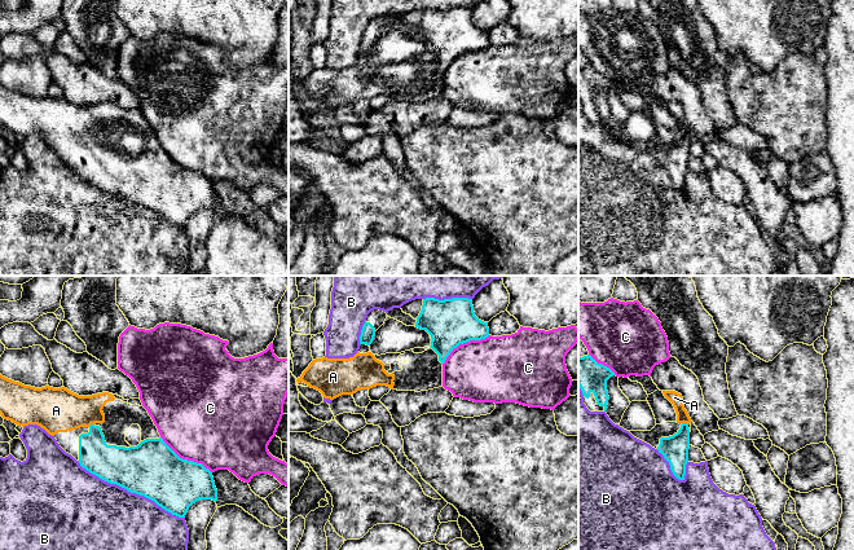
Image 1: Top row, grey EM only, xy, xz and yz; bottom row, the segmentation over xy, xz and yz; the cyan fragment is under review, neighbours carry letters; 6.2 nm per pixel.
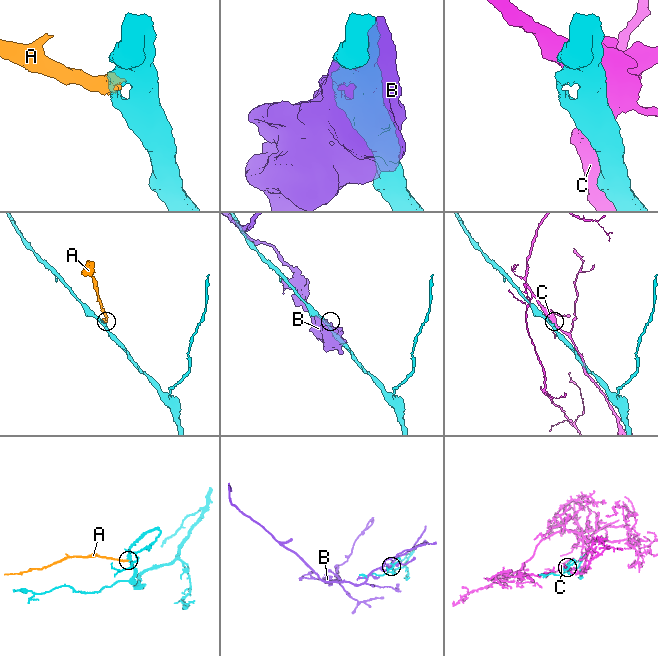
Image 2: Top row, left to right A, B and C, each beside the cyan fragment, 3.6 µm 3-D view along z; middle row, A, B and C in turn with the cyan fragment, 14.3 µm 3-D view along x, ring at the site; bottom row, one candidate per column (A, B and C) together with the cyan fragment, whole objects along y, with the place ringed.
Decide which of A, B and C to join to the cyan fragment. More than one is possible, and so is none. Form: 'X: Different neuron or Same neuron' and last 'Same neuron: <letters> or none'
A: Same neuron
B: Different neuron
C: Different neuron
Same neuron: A

